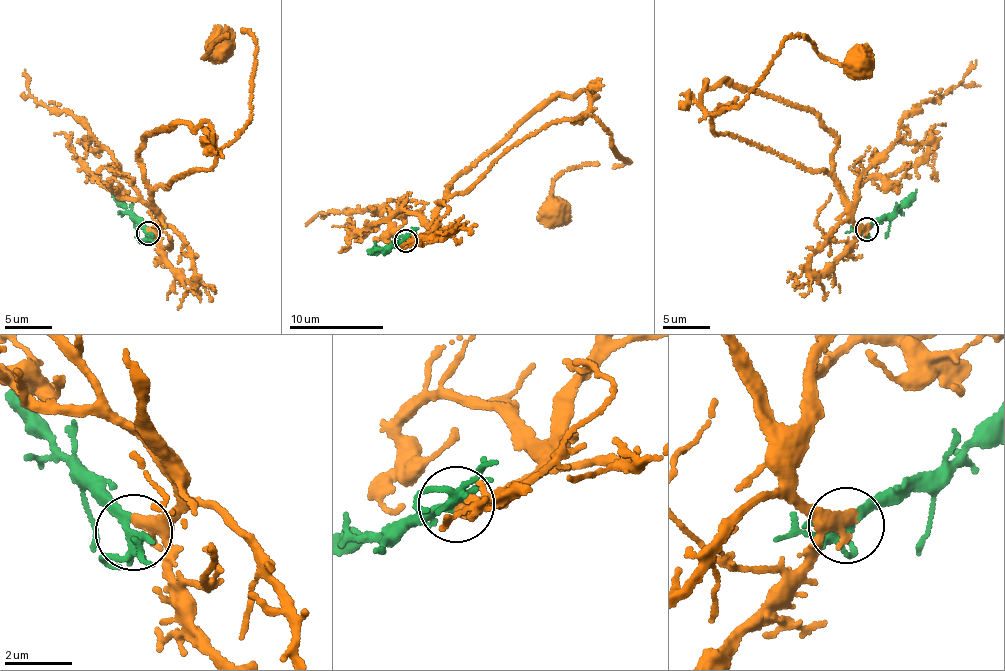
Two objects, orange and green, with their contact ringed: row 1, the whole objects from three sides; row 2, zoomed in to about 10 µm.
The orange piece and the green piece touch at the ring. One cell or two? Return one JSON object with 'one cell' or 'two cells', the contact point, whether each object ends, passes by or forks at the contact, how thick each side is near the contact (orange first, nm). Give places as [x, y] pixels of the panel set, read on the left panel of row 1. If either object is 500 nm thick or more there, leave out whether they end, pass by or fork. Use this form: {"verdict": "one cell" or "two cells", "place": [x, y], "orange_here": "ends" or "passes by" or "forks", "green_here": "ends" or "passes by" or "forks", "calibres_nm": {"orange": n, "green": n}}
{"verdict": "one cell", "place": [148, 233], "orange_here": "ends", "green_here": "forks", "calibres_nm": {"orange": 400, "green": 240}}

